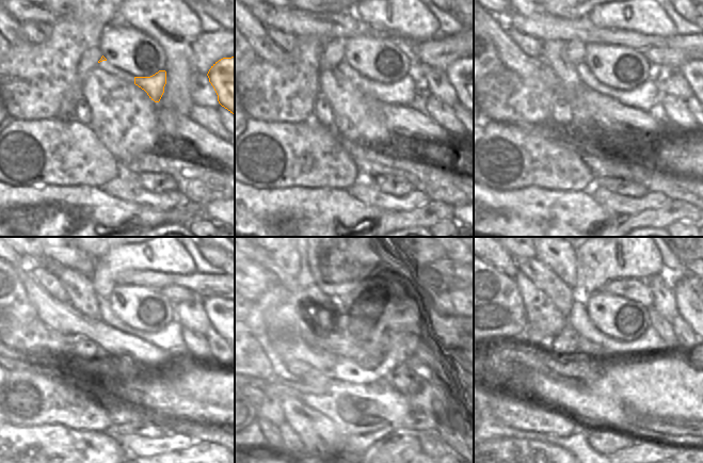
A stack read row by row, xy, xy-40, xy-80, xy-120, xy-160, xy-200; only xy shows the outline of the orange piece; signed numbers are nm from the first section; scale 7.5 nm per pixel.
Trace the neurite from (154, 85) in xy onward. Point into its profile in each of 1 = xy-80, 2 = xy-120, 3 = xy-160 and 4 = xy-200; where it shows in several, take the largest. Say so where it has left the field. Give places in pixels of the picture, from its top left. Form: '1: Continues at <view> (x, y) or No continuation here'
1: Continues at xy-80 (645, 96)
2: Continues at xy-120 (169, 338)
3: Continues at xy-160 (410, 340)
4: Continues at xy-200 (650, 342)

